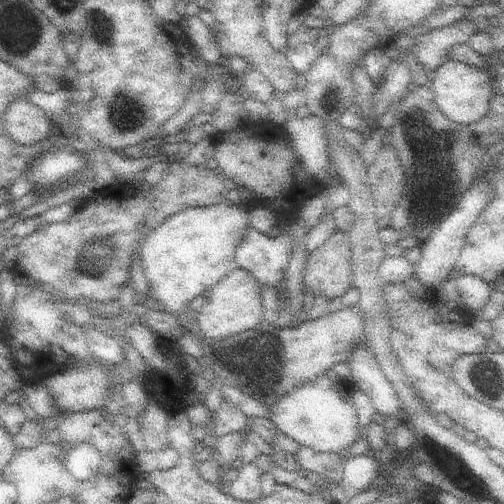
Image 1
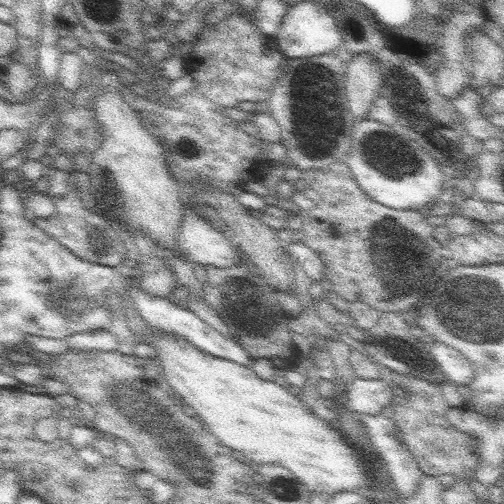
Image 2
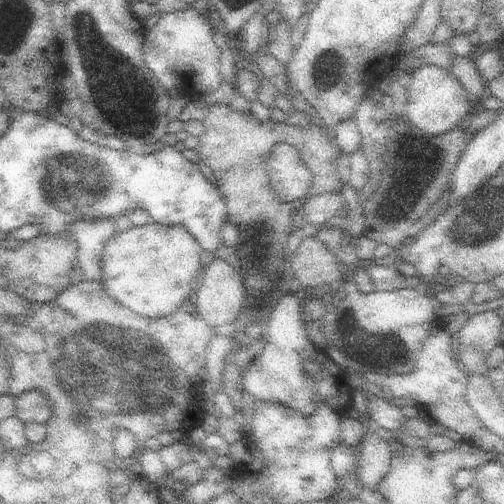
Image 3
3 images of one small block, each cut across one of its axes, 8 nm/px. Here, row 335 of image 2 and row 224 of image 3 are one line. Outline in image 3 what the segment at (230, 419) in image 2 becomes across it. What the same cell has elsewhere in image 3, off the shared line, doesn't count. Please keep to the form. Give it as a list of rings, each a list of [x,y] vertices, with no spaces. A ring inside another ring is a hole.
[[[149,222],[145,226],[131,226],[131,230],[113,234],[109,242],[105,244],[105,250],[101,254],[101,288],[103,294],[111,296],[121,306],[149,316],[169,316],[175,310],[179,310],[185,302],[193,300],[193,292],[197,286],[197,280],[203,274],[203,264],[199,262],[201,246],[195,242],[195,238],[183,228],[183,226],[163,226]]]

